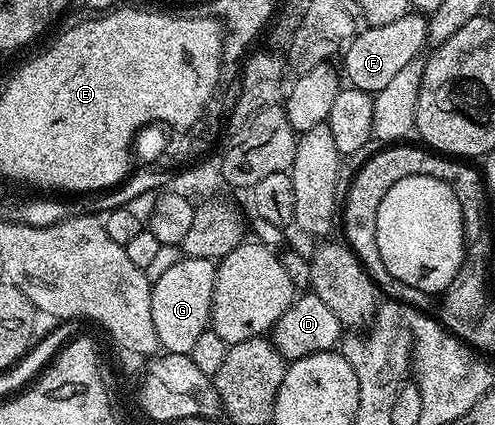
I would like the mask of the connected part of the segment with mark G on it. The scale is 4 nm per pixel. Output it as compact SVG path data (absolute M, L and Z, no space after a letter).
M185 255L179 258L179 261L172 262L158 278L153 278L150 287L152 323L156 326L158 344L165 352L188 355L196 344L196 338L210 324L216 265L208 259L196 259Z

